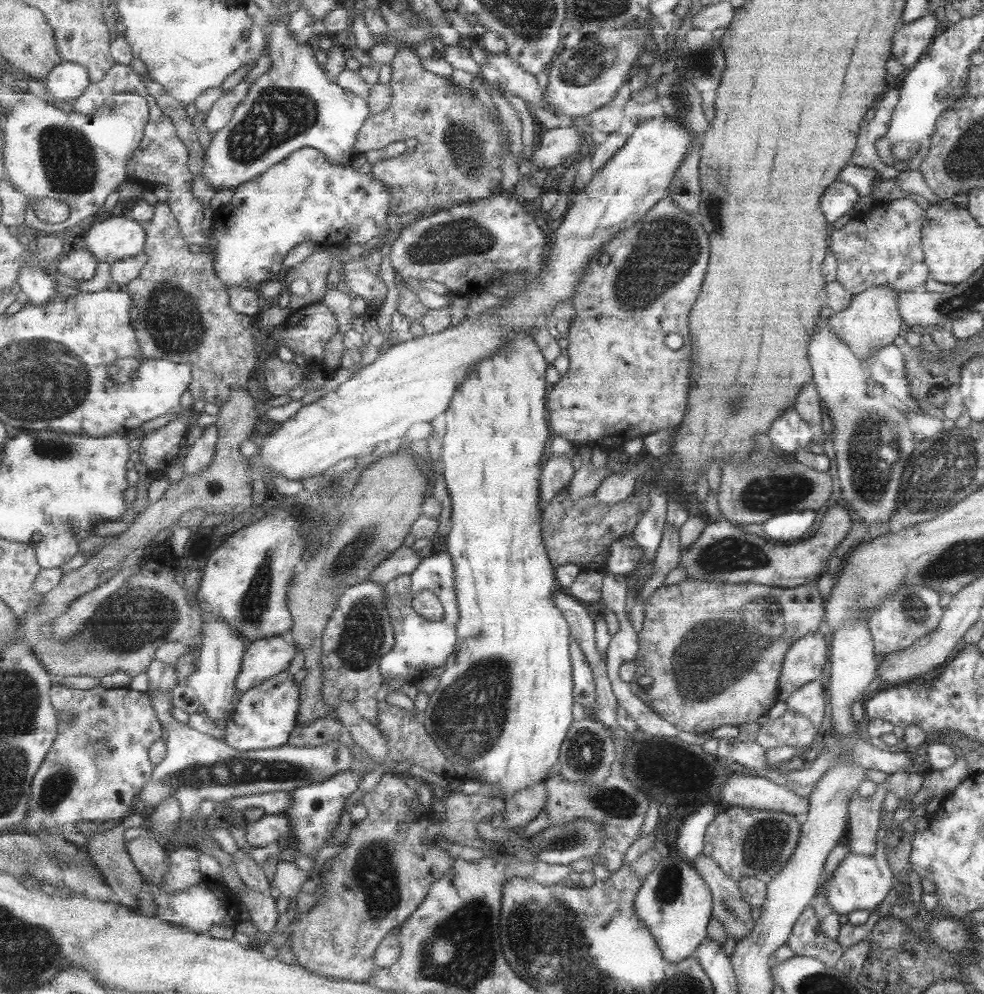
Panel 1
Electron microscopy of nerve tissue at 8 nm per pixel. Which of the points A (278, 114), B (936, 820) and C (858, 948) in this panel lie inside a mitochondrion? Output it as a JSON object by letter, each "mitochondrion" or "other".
{"A":"mitochondrion","B":"other","C":"other"}

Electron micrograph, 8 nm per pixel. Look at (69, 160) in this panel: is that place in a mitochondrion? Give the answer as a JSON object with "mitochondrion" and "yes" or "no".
{"mitochondrion":"yes"}

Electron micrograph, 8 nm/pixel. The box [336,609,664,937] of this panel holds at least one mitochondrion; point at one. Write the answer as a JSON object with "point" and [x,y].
{"point":[471,717]}

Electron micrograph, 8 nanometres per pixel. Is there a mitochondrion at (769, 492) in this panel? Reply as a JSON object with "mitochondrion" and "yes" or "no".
{"mitochondrion":"yes"}

